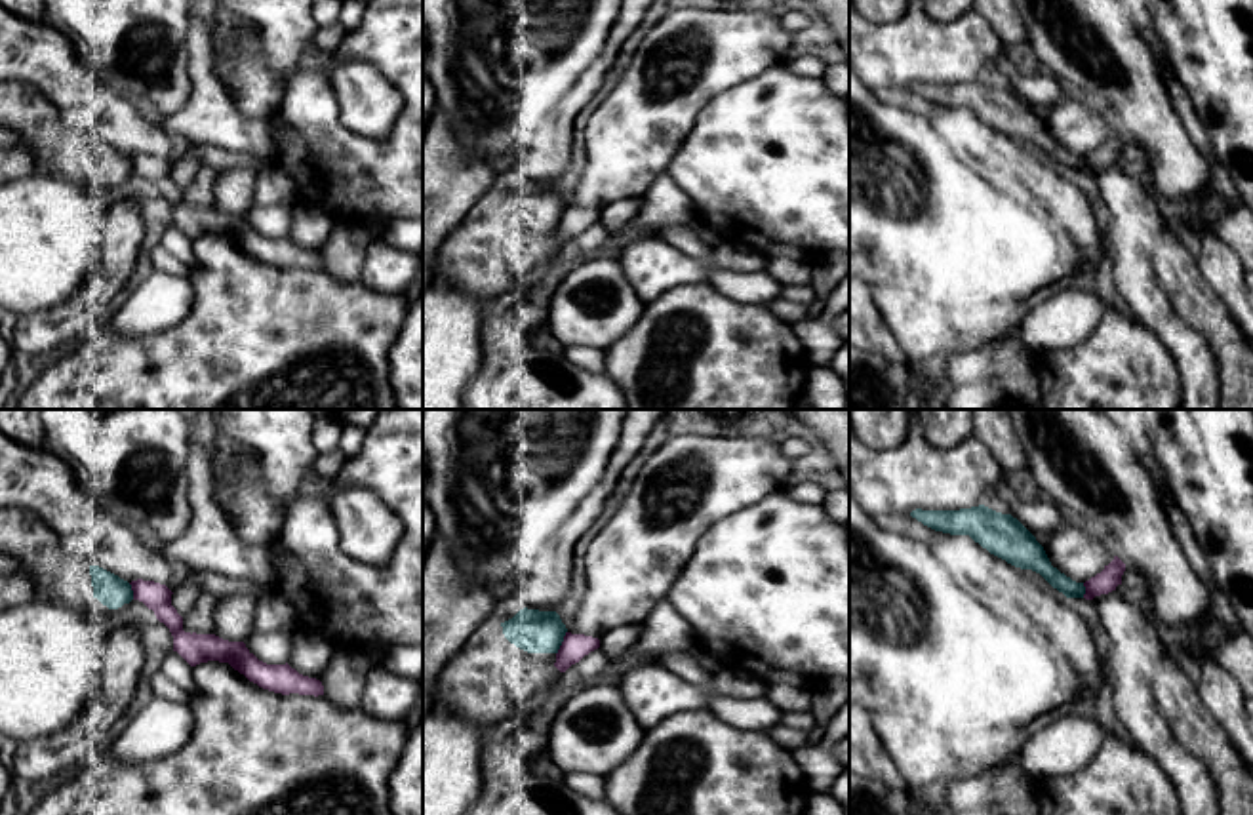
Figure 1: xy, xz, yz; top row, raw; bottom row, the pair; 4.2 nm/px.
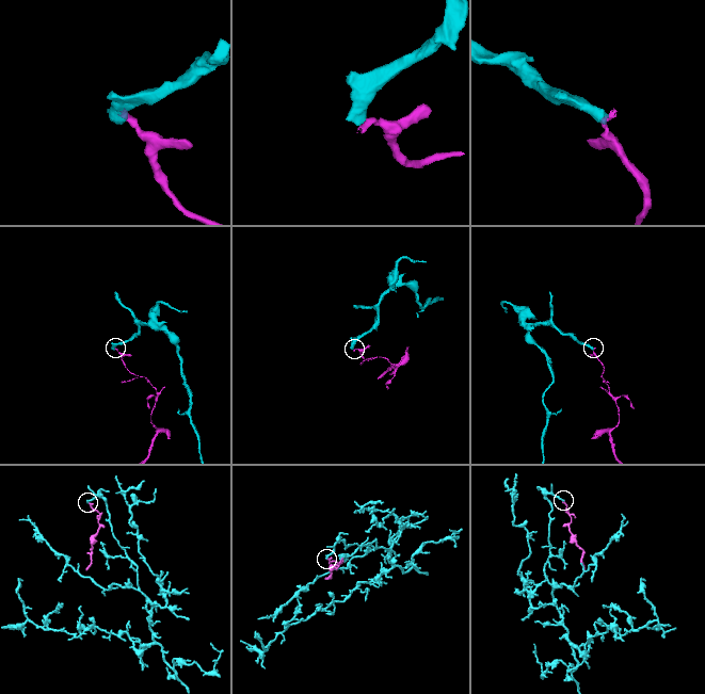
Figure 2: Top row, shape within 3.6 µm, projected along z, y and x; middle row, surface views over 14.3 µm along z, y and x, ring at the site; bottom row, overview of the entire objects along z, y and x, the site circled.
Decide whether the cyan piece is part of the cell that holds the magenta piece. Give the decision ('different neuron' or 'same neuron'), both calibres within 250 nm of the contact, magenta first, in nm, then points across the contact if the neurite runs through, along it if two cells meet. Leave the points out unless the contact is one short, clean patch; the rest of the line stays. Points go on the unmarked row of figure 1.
different neuron | 110/180 nm | along xz (566, 204), (556, 227)

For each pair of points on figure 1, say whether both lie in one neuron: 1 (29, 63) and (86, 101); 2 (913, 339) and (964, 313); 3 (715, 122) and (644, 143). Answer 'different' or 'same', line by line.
1: same
2: different
3: different

